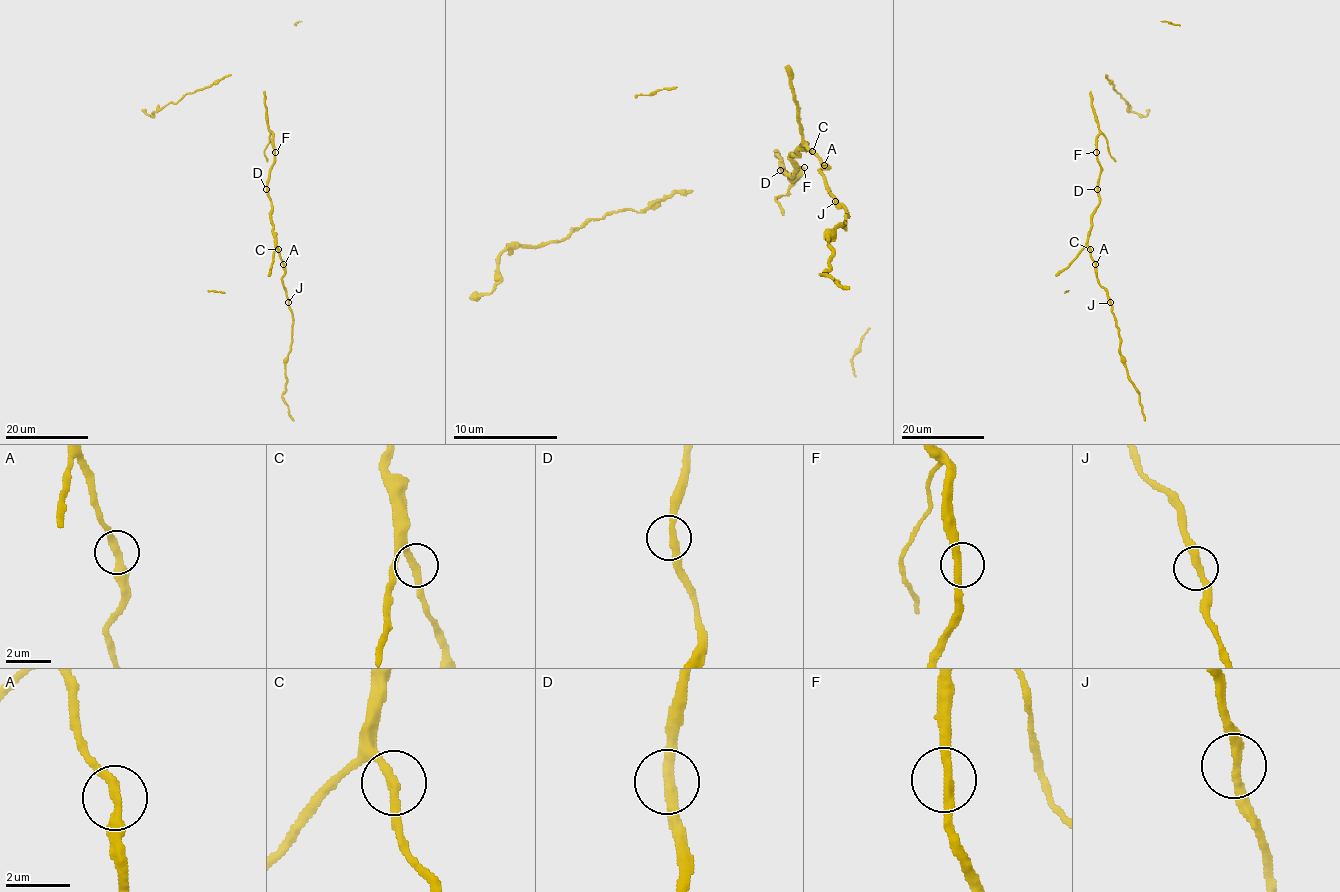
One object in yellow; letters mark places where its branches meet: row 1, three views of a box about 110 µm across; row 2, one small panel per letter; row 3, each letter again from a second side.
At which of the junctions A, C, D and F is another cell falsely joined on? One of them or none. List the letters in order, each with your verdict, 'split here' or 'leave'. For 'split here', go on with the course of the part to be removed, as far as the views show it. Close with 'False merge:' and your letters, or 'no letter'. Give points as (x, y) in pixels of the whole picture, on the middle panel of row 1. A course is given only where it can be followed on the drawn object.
A: leave
C: leave
D: leave
F: leave
False merge: no letter

